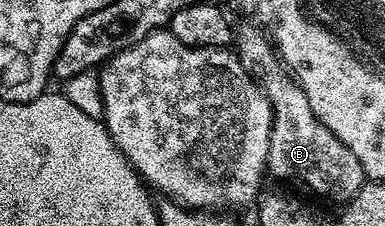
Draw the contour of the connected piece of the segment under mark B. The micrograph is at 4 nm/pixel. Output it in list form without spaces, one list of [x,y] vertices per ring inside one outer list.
[[[247,31],[240,39],[238,36],[237,47],[238,43],[239,62],[271,102],[271,144],[267,154],[267,171],[291,183],[304,183],[315,195],[336,199],[339,205],[346,204],[363,188],[365,176],[361,161],[357,161],[351,150],[313,113],[309,97],[305,97],[298,83],[285,70],[266,34]]]

